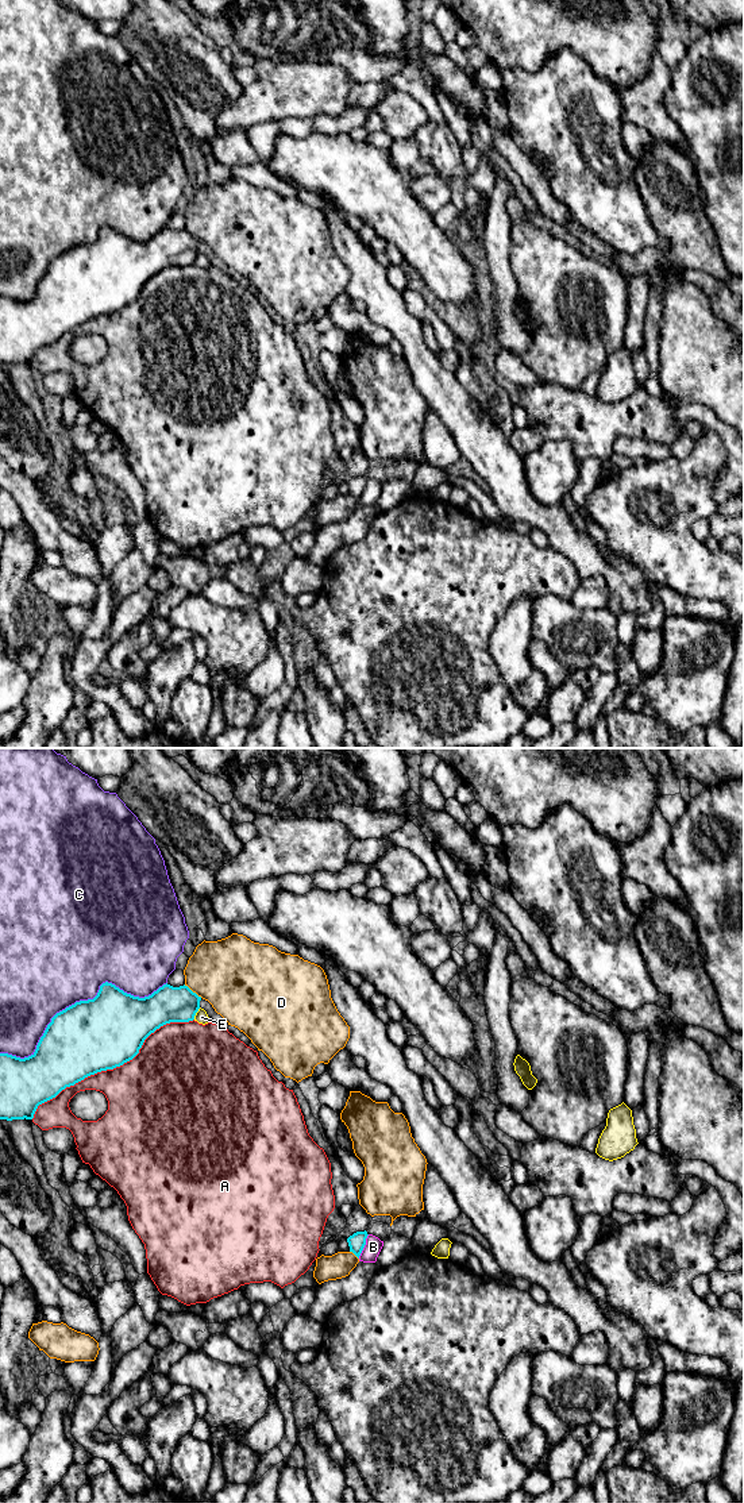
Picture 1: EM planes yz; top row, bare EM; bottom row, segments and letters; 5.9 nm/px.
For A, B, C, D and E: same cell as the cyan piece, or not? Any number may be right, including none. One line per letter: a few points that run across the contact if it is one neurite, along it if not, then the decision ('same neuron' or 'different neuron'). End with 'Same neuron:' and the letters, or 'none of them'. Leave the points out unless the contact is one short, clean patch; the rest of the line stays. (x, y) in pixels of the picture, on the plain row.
A: different neuron
B: line yz (369, 478), (358, 501); different neuron
C: different neuron
D: different neuron
E: different neuron
Same neuron: none of them

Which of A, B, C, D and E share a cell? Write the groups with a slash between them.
A / B C / D / E

